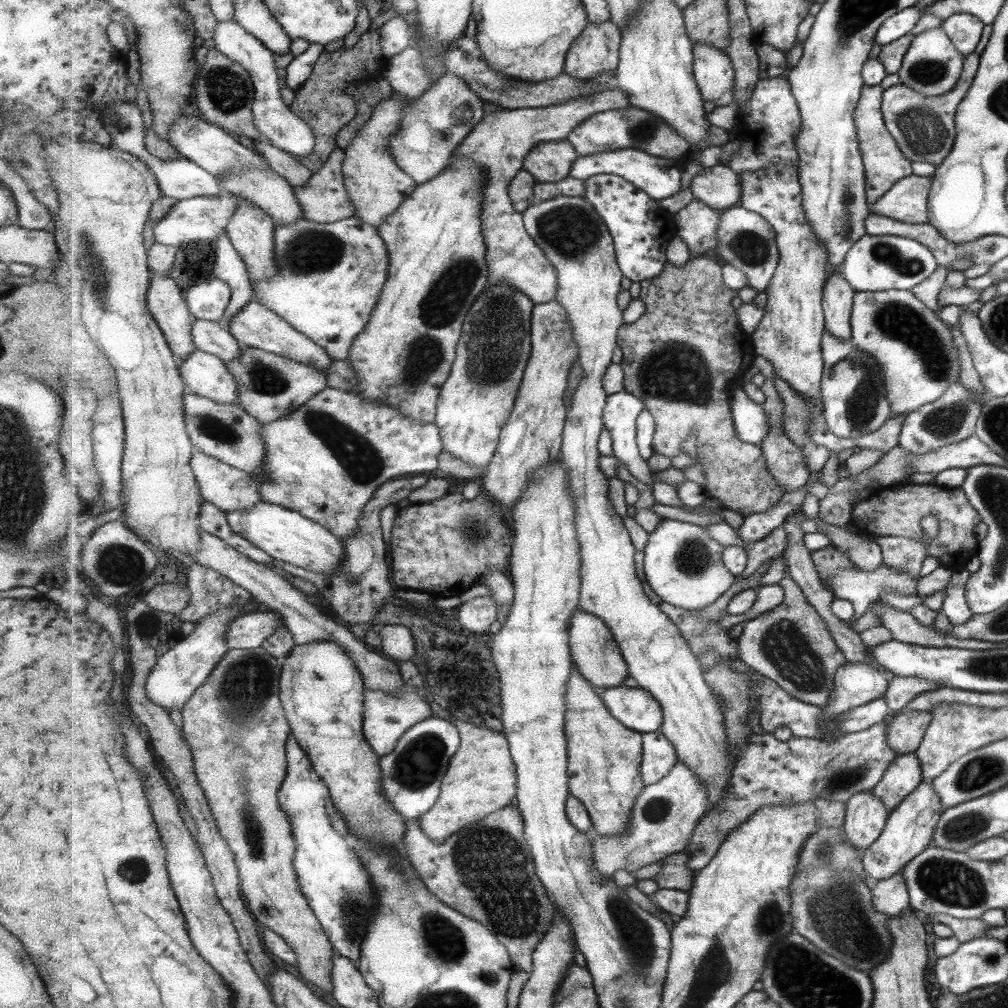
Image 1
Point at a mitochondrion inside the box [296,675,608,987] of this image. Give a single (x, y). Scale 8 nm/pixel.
(490, 864)

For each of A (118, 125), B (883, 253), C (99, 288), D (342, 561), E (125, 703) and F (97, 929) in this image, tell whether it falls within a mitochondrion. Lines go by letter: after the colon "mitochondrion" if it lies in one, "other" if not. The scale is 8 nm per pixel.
A: other
B: mitochondrion
C: mitochondrion
D: other
E: other
F: other

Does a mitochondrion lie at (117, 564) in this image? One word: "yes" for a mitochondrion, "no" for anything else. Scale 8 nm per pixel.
yes

